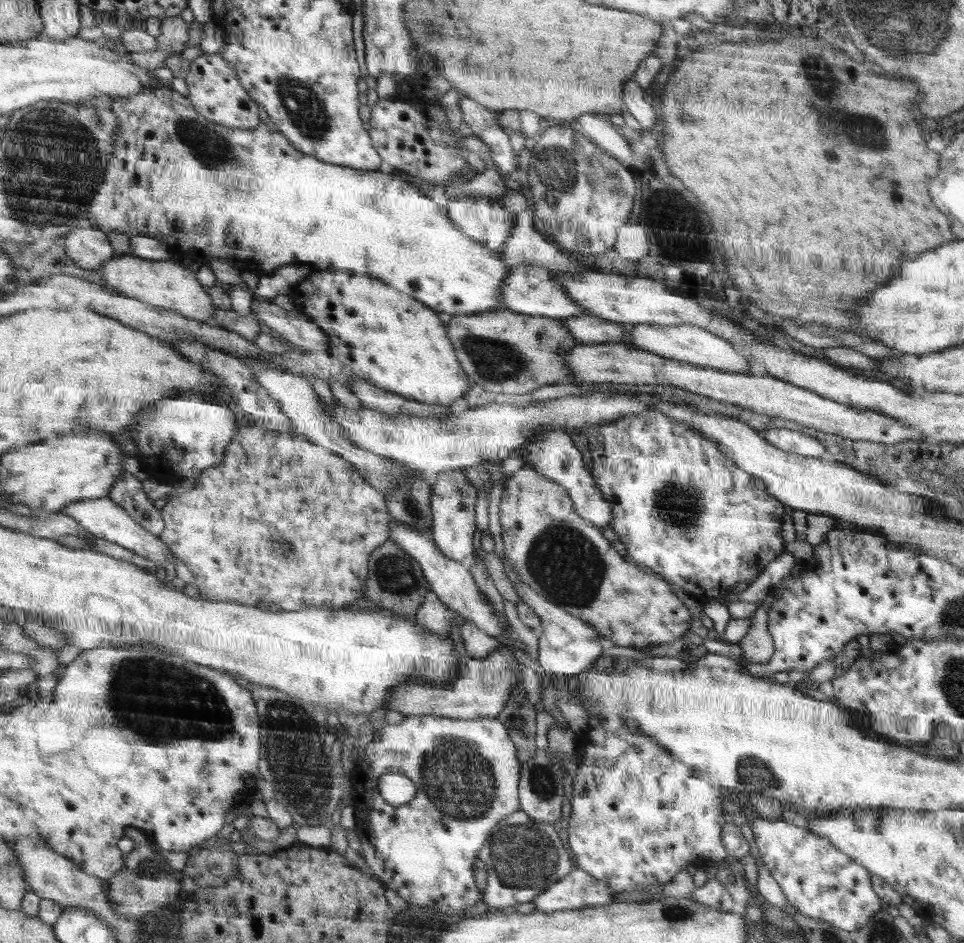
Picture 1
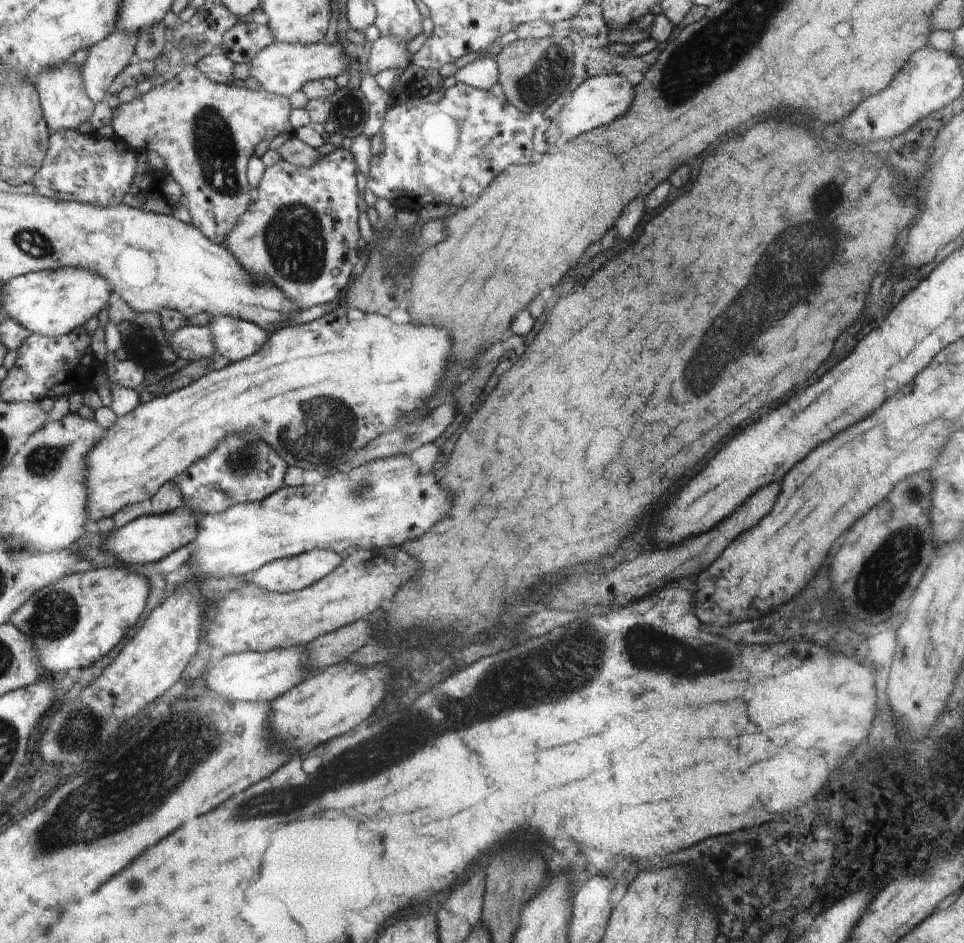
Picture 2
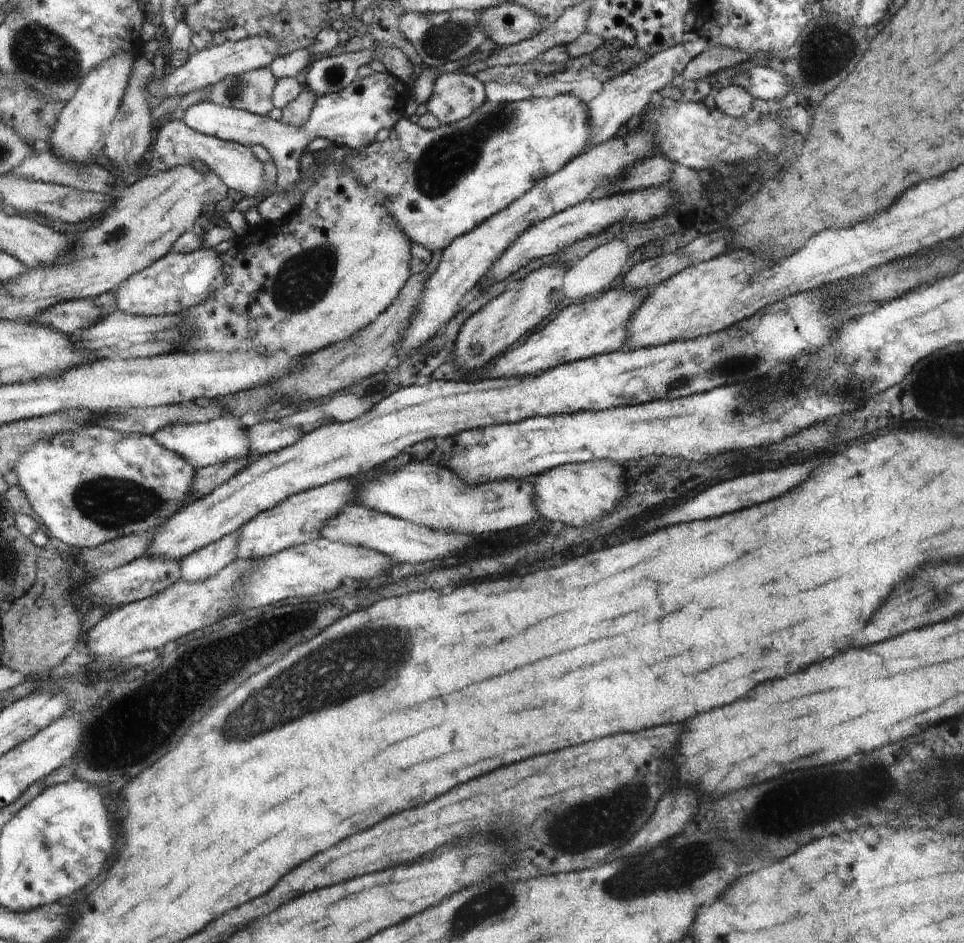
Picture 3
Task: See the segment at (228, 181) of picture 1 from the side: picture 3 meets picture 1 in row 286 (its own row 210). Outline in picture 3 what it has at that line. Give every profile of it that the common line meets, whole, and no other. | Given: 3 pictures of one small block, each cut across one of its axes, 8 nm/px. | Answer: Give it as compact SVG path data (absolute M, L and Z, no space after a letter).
M571 92L555 95L554 97L535 97L522 100L521 102L495 103L494 101L489 101L471 116L452 125L438 126L436 129L424 129L418 123L412 124L405 117L400 118L394 128L390 130L390 136L384 142L374 141L367 147L360 149L348 162L342 162L342 166L348 166L352 170L352 174L356 176L356 180L360 181L360 184L374 186L386 198L386 204L392 210L392 218L398 222L400 230L403 230L413 244L420 244L431 252L435 250L444 251L460 236L467 235L468 232L475 230L480 224L487 223L493 215L511 206L523 195L527 195L541 179L545 179L547 175L553 175L567 167L573 159L578 158L581 153L583 154L594 144L595 134L596 132L593 132L593 118L589 104L586 101L579 100Z

